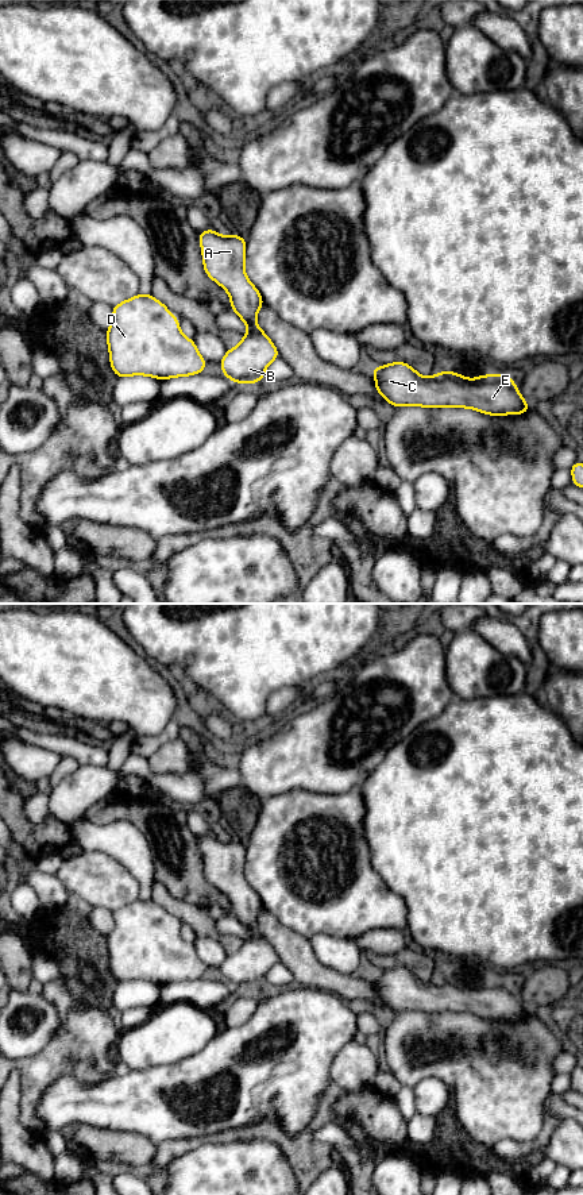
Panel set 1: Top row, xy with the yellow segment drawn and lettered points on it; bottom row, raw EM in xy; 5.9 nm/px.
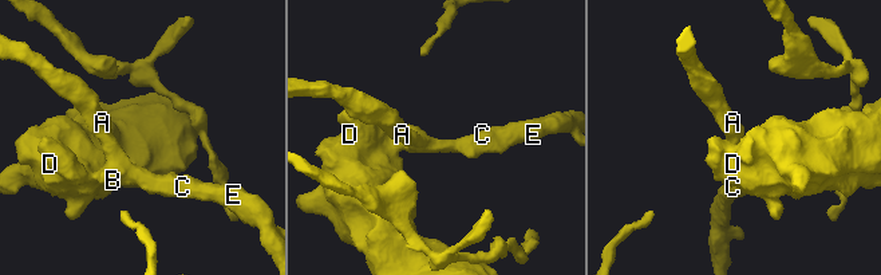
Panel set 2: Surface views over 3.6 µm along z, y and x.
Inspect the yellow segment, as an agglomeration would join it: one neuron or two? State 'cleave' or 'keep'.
keep

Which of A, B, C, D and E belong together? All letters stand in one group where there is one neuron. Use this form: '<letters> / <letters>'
A B C D E

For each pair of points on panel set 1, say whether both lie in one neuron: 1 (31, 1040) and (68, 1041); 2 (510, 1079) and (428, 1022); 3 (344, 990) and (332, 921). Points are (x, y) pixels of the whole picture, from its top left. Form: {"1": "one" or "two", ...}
{"1": "two", "2": "one", "3": "two"}

